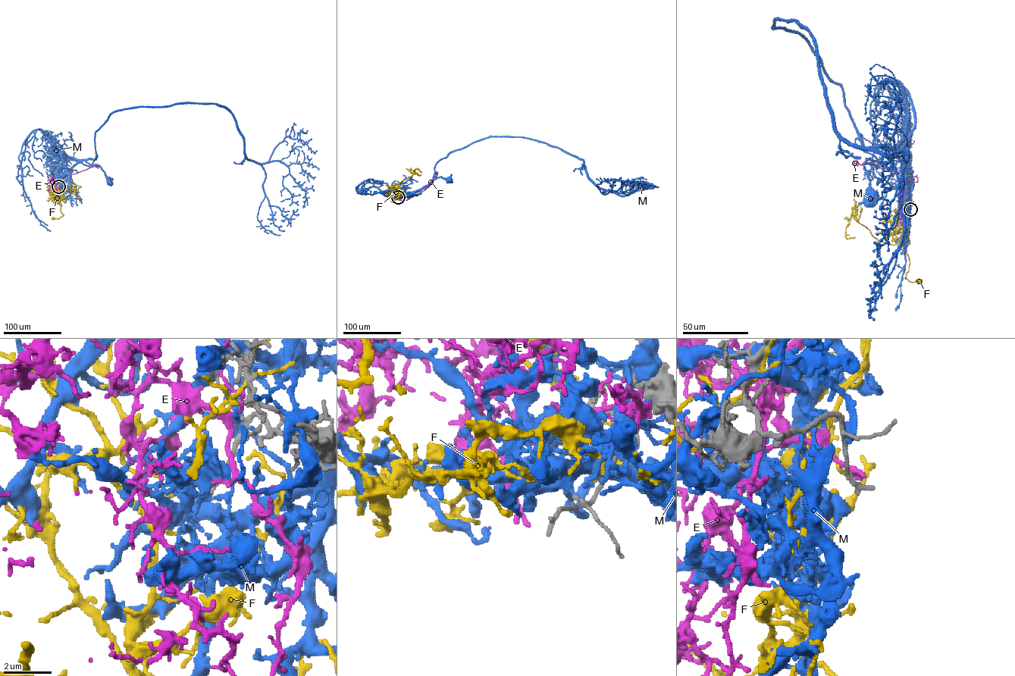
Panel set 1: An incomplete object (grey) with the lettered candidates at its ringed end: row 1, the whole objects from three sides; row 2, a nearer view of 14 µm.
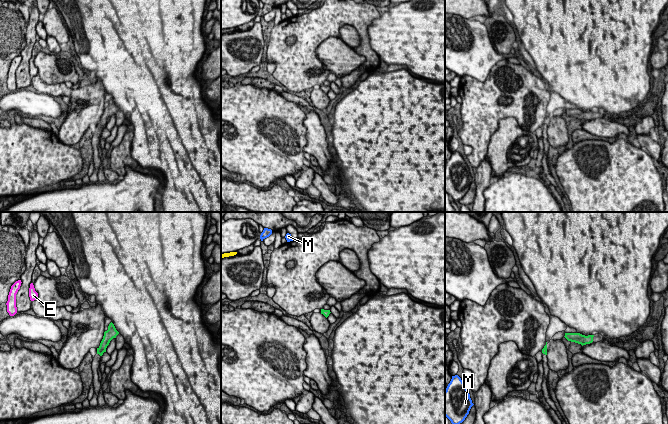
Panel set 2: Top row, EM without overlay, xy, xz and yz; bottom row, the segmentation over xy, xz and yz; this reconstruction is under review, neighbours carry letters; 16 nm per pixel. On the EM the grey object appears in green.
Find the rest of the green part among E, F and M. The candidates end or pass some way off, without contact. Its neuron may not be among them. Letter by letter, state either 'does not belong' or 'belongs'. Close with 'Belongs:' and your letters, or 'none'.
E: does not belong
F: does not belong
M: does not belong
Belongs: none

